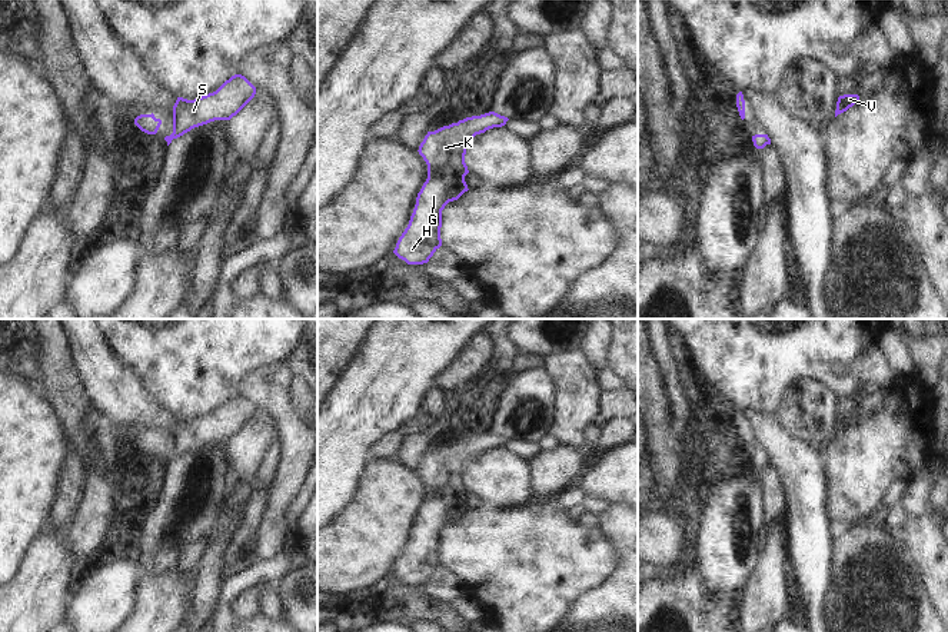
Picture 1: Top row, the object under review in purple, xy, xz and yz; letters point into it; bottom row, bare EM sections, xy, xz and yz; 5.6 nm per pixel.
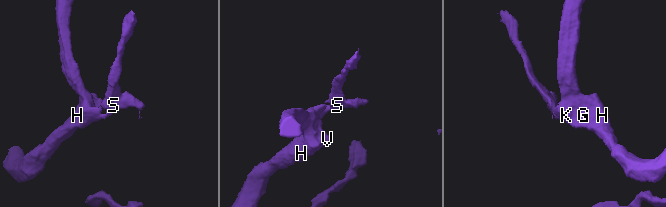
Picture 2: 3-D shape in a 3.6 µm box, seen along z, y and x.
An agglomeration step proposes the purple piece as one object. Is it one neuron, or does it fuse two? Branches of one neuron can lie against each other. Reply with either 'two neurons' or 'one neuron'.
one neuron

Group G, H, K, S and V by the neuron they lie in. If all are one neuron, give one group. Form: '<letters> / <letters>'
G H K S V

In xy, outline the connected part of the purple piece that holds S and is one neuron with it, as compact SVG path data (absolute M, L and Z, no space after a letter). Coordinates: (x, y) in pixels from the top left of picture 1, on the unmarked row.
M234 395L213 413L194 420L177 418L173 426L173 453L164 458L167 466L194 448L230 440L255 415L256 408L245 396Z

